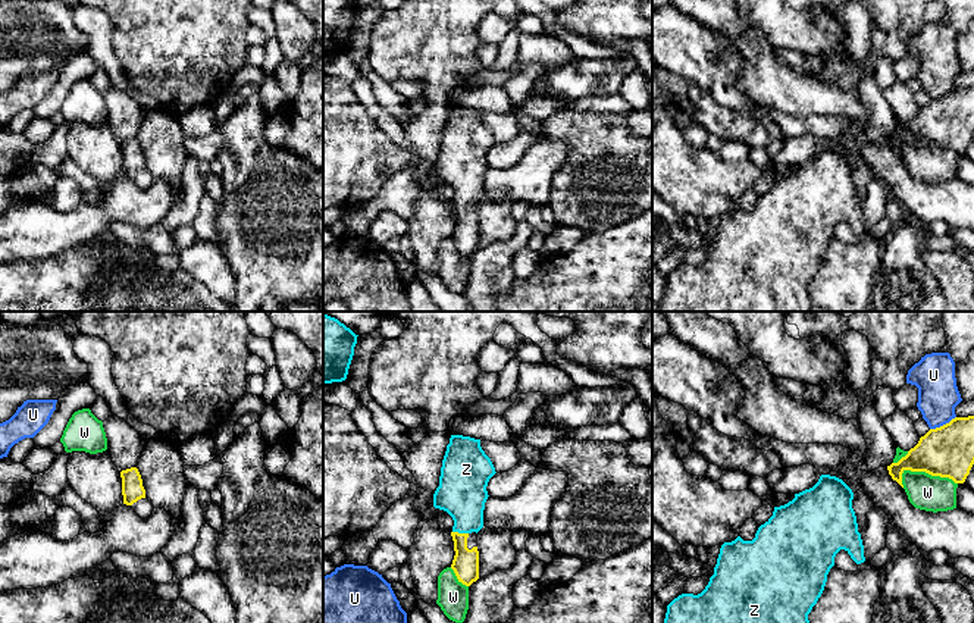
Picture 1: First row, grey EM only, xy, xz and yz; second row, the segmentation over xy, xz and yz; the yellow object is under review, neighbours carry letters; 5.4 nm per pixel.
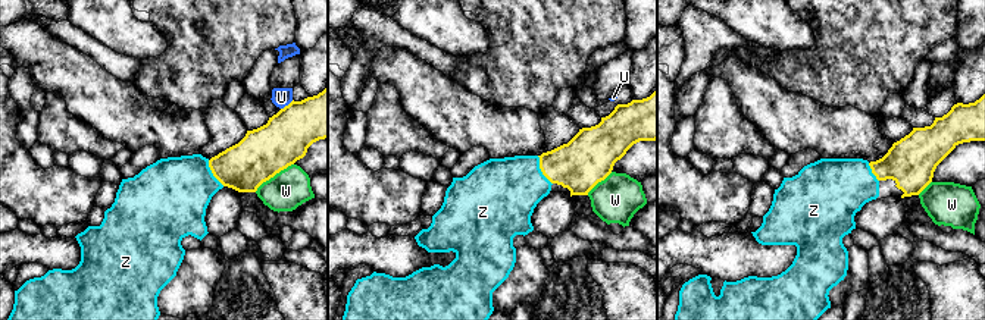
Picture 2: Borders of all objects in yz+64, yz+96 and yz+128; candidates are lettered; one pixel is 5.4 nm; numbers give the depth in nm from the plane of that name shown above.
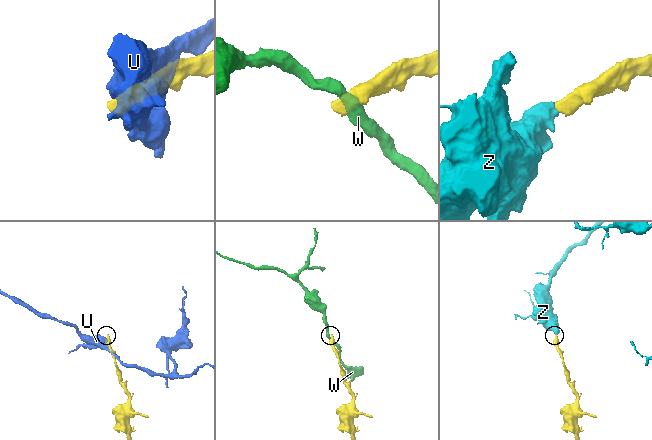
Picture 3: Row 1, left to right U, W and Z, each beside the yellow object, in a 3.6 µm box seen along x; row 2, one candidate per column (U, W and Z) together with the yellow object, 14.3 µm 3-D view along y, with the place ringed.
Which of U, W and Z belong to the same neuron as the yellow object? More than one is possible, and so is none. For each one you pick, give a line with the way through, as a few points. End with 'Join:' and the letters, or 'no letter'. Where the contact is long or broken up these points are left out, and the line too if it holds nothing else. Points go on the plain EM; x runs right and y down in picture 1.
Z: runs through xz (466, 232), (460, 219), (460, 204), (462, 163)
Join: Z

